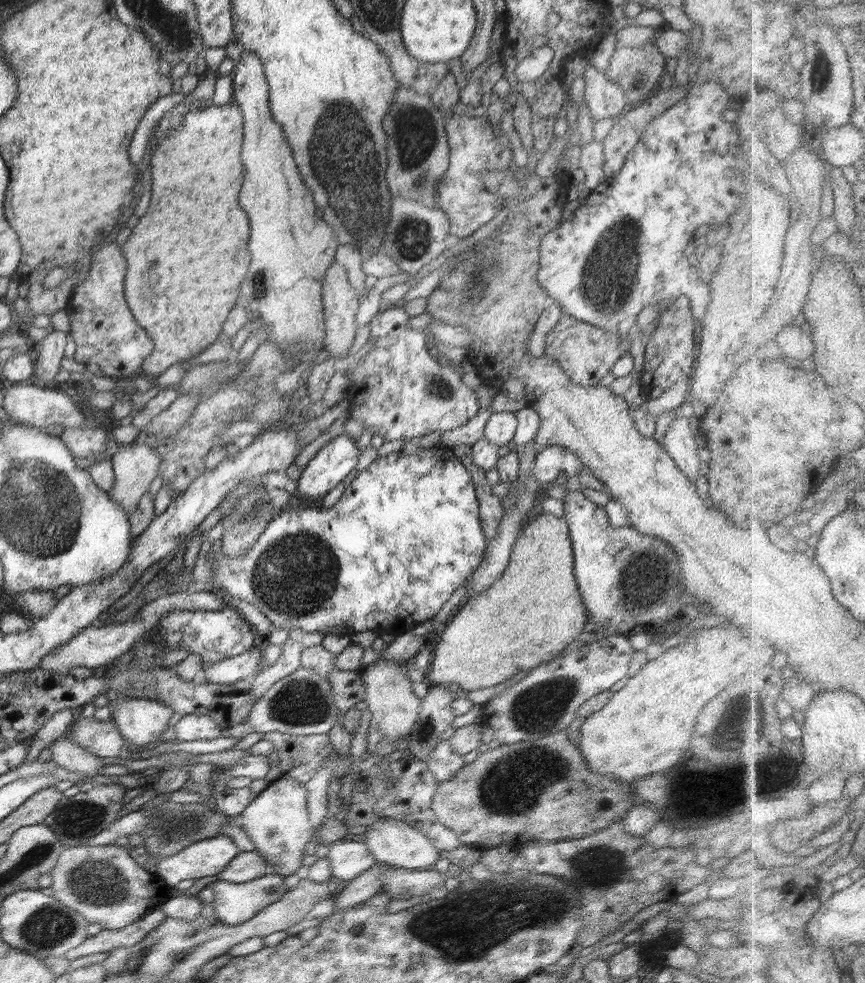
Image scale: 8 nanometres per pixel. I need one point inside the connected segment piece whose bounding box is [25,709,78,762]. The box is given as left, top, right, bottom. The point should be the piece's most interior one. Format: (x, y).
(57, 727)

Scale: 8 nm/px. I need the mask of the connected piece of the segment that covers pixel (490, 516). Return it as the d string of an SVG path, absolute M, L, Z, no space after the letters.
M456 445L452 448L454 453L460 457L460 461L471 474L472 482L475 484L476 496L480 503L480 521L482 521L482 531L489 542L496 535L498 525L504 516L502 509L502 497L492 493L492 485L486 478L485 470L480 469L472 461L472 447L470 445Z

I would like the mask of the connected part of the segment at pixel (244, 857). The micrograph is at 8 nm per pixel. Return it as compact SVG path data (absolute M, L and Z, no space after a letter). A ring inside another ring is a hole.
M240 852L222 872L219 872L219 879L232 883L244 883L255 880L272 873L271 866L266 862L260 852Z

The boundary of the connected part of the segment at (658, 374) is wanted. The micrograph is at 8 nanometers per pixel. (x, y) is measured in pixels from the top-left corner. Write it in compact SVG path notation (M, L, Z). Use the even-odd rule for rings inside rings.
M681 295L669 302L668 309L660 317L660 323L645 348L645 363L641 372L642 391L649 397L655 389L667 390L692 374L698 356L698 344L694 336L695 318L692 316L690 300Z

